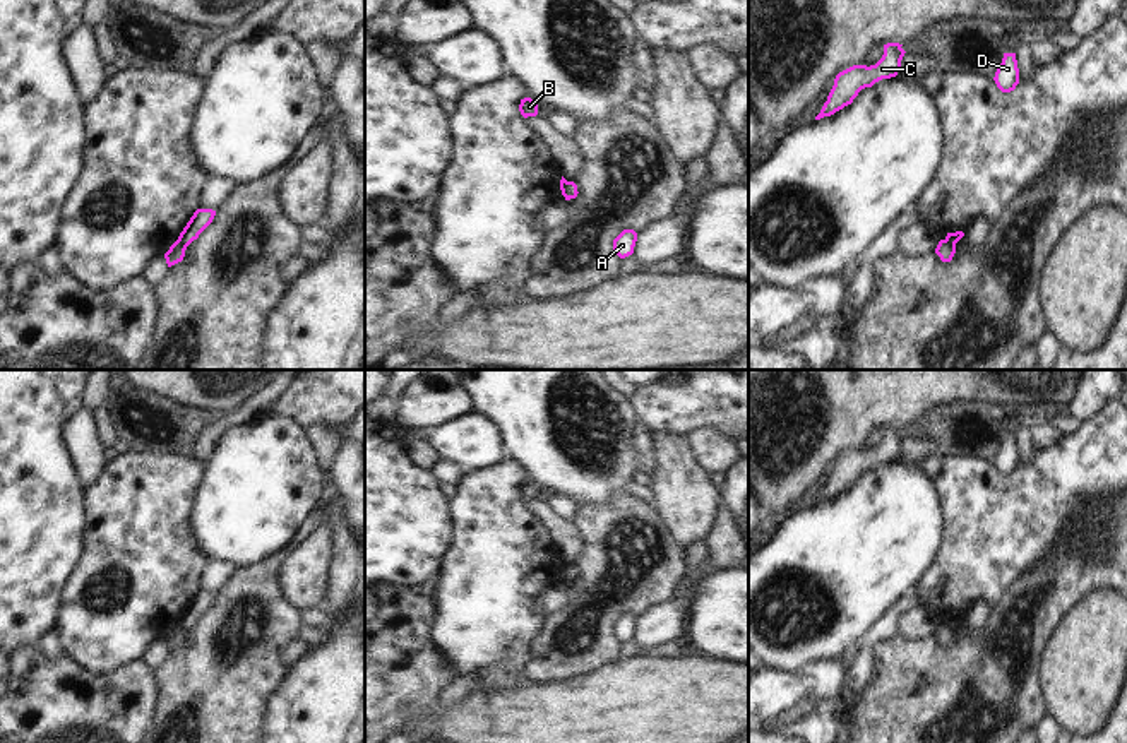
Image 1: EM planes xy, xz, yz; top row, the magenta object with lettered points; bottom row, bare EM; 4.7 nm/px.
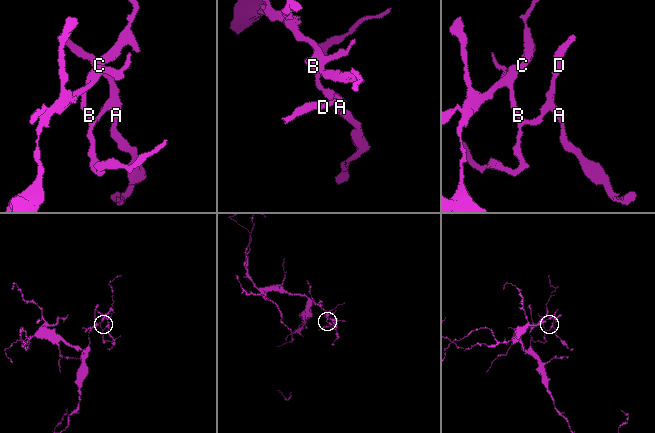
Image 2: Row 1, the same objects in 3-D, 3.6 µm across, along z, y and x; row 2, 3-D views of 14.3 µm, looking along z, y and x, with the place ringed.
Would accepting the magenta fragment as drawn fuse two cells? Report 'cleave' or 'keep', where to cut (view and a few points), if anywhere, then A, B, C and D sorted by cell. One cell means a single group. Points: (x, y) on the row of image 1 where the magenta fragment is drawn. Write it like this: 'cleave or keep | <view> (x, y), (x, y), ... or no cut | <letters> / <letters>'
cleave | xy (178, 238), (185, 247) | A D / B C

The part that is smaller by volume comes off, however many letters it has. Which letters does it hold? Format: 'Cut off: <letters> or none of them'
Cut off: A, D

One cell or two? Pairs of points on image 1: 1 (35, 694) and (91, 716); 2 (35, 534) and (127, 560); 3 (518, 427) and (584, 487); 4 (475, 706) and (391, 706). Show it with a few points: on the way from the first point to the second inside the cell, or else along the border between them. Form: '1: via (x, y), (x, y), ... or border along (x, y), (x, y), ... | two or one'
1: via (48, 707), (57, 716), (77, 716) | one
2: border along (86, 509), (83, 552), (64, 584) | two
3: via (535, 437), (567, 469) | one
4: border along (435, 701), (406, 725) | two

